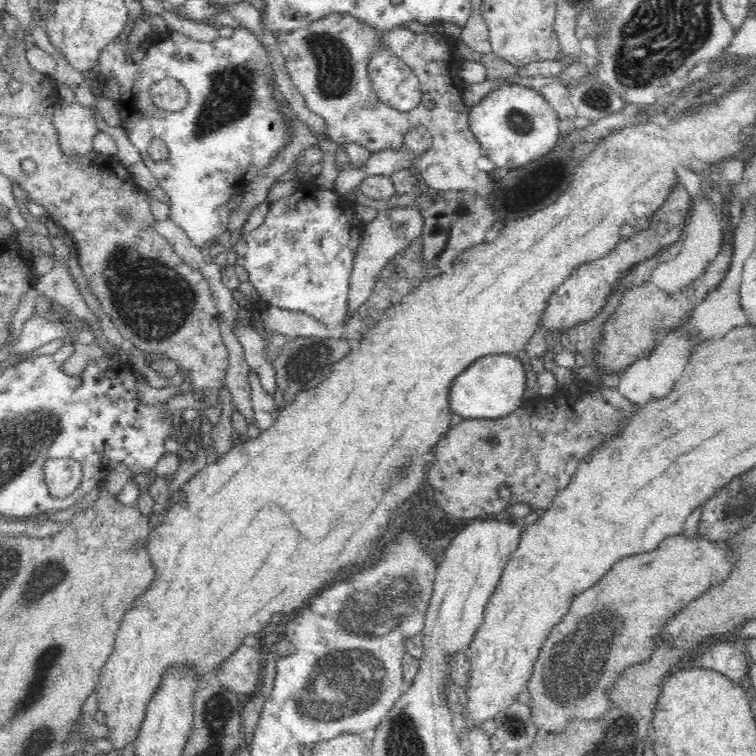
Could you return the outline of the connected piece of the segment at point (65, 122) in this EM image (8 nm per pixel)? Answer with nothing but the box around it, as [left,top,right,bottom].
[53,100,100,157]

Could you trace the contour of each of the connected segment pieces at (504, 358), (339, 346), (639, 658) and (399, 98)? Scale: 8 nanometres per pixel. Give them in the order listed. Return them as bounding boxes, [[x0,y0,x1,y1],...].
[[449,354,527,419],[271,334,354,404],[527,533,734,733],[368,46,422,112]]

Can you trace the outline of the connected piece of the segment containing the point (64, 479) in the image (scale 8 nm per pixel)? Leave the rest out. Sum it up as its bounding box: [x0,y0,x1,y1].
[44,458,81,497]

